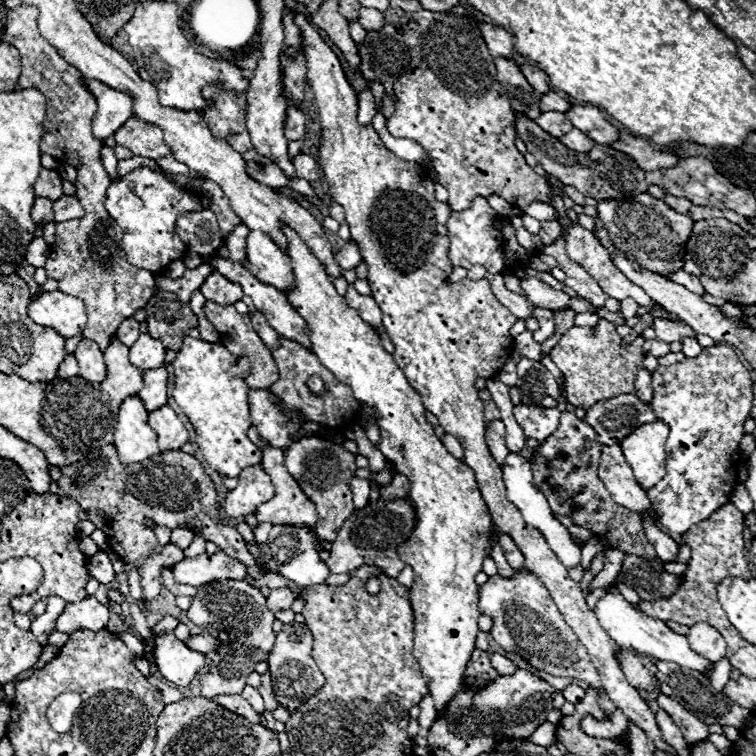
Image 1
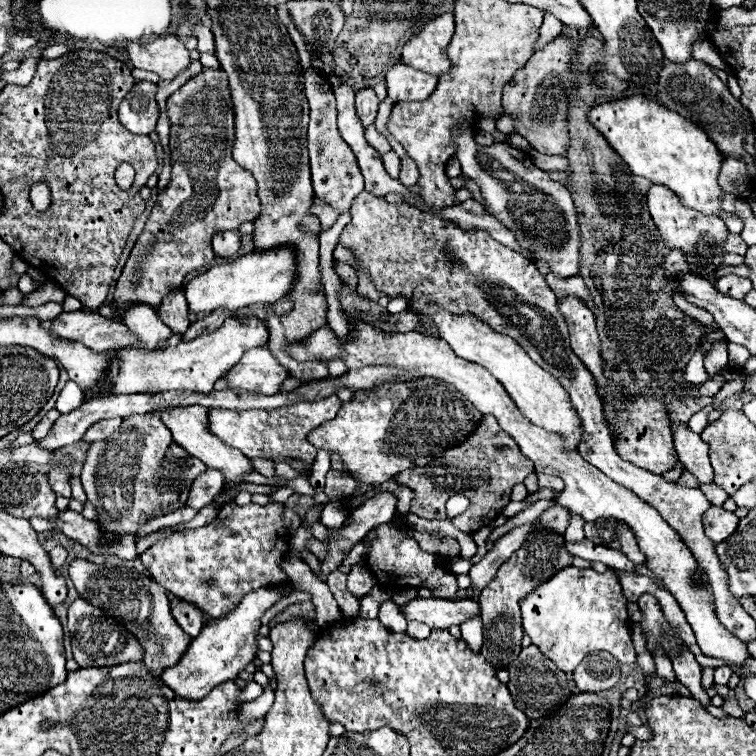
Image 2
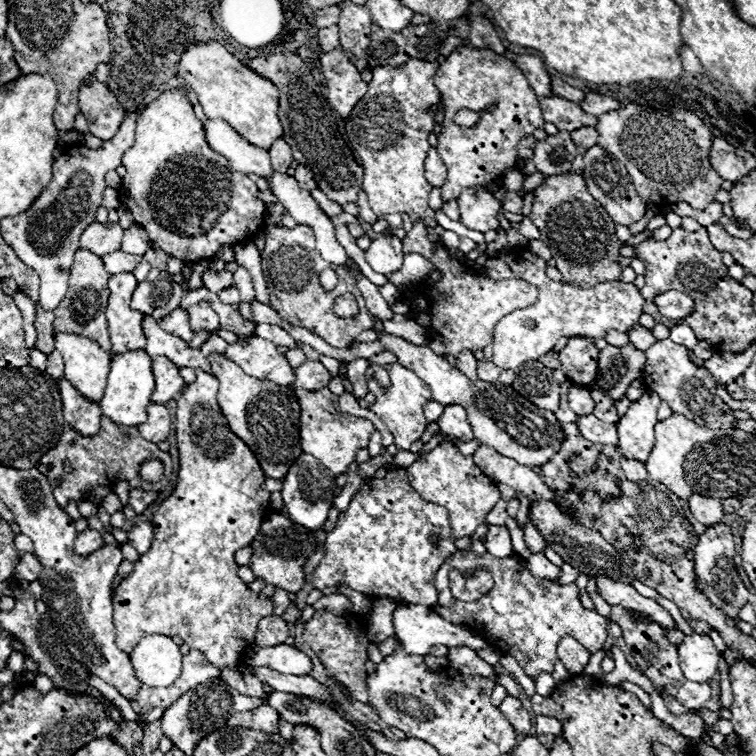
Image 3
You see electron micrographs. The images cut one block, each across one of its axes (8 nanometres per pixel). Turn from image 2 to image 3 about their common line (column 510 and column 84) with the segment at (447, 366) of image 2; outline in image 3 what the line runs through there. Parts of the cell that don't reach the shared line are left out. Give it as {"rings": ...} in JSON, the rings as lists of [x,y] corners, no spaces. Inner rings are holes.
{"rings":[[[64,378],[58,382],[58,388],[62,396],[64,422],[82,436],[94,436],[100,430],[100,416],[102,416],[98,404],[88,402],[84,396],[80,396],[76,388]]]}

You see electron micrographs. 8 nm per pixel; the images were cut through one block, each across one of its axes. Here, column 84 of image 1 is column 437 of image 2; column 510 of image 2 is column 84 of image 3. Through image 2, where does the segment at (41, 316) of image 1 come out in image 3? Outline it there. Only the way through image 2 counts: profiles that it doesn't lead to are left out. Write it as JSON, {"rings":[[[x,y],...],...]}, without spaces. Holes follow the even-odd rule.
{"rings":[[[56,334],[56,350],[64,358],[64,378],[92,402],[100,402],[106,388],[110,354],[100,350],[88,338],[74,334]]]}

